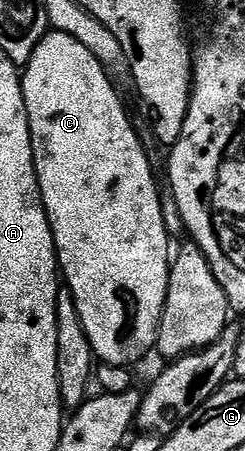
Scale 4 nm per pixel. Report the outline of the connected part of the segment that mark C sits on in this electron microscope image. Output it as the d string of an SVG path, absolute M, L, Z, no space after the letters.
M50 31L45 34L43 40L35 47L29 64L24 66L21 78L21 90L25 96L27 107L27 119L33 136L33 158L35 159L35 171L37 182L41 188L41 202L45 205L45 214L49 220L49 226L55 239L57 248L57 264L60 276L64 284L73 292L75 307L79 311L79 319L87 331L87 339L91 339L91 347L94 354L104 364L123 365L133 367L136 361L141 361L150 352L154 352L157 343L157 328L163 315L163 307L167 299L167 287L169 286L169 267L171 264L171 239L165 230L163 223L163 211L161 210L161 194L159 181L153 178L153 169L149 166L150 154L142 145L138 130L129 122L129 113L113 86L114 78L110 76L104 65L79 43L79 39L71 39L71 35Z

